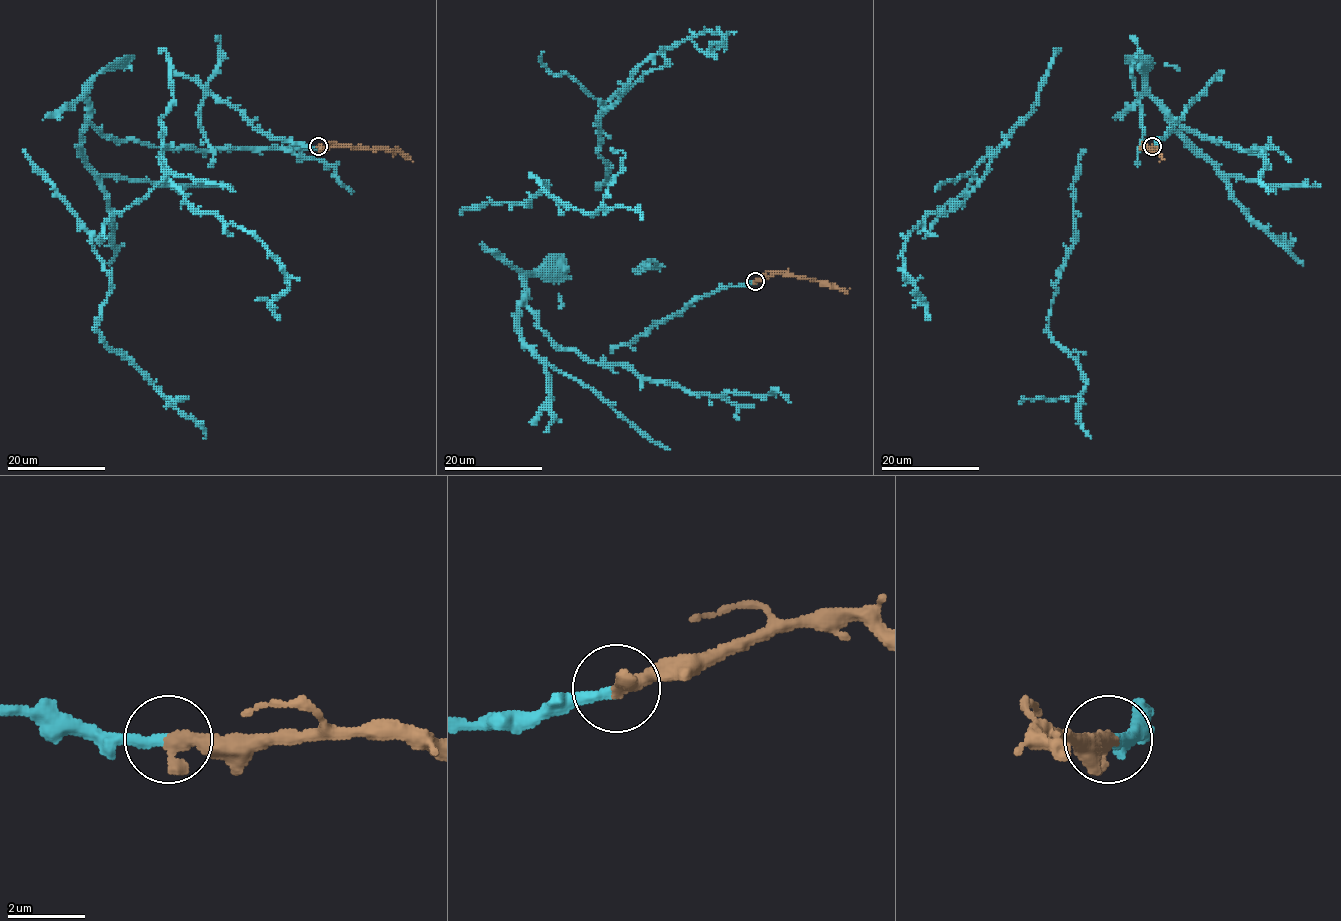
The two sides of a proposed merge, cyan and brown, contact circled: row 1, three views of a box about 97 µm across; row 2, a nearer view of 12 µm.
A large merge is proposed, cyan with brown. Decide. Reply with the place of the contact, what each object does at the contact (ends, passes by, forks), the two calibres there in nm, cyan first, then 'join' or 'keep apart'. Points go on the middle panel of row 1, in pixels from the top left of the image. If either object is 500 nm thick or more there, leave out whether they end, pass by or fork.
place (755, 281); cyan ends; brown ends; calibres 280 and 440 nm; join

